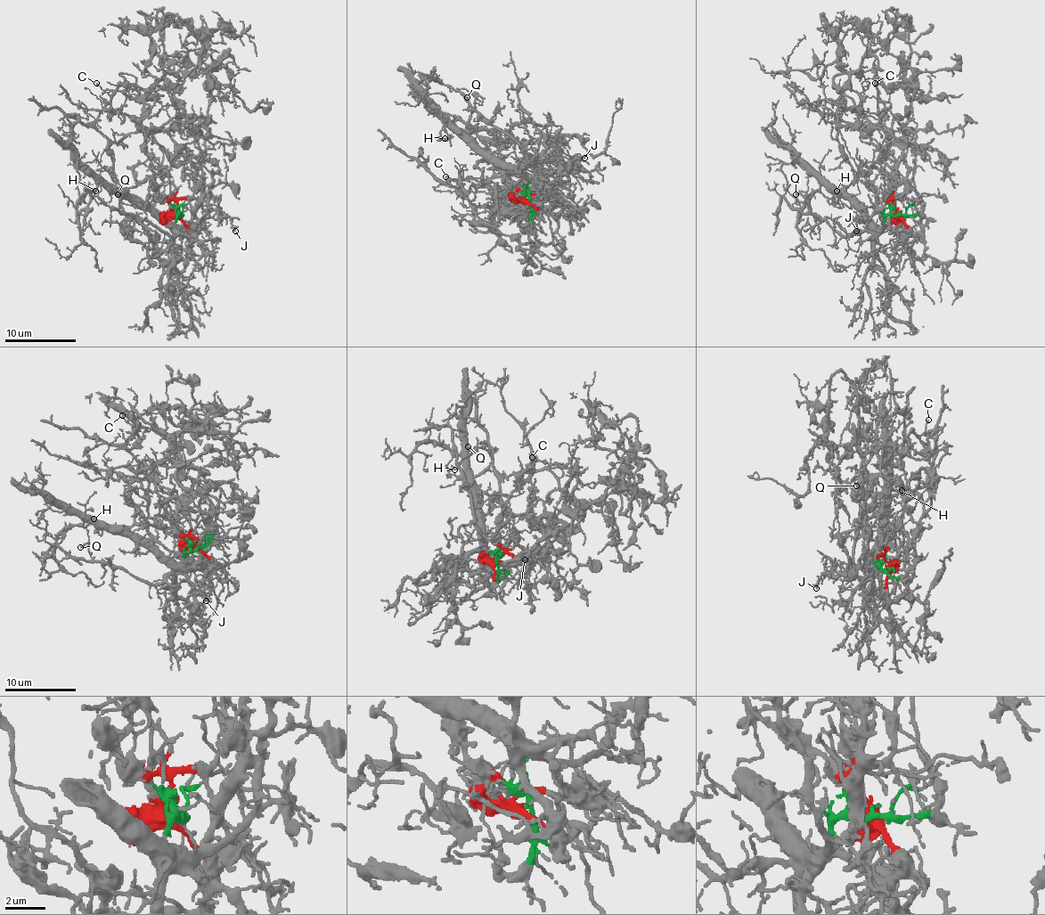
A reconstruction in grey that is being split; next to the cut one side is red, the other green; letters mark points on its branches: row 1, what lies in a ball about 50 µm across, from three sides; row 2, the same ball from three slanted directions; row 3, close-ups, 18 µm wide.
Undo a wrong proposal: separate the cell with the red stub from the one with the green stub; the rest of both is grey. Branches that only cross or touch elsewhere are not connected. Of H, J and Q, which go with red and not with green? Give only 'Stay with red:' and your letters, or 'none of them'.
Stay with red: none of them

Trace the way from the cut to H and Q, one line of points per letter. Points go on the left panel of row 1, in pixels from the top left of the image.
H: (178, 211), (180, 215), (173, 225), (114, 193), (106, 202), (99, 204), (90, 191), (95, 190)
Q: (178, 211), (176, 234), (166, 234), (144, 220), (130, 218), (119, 209), (118, 193)

